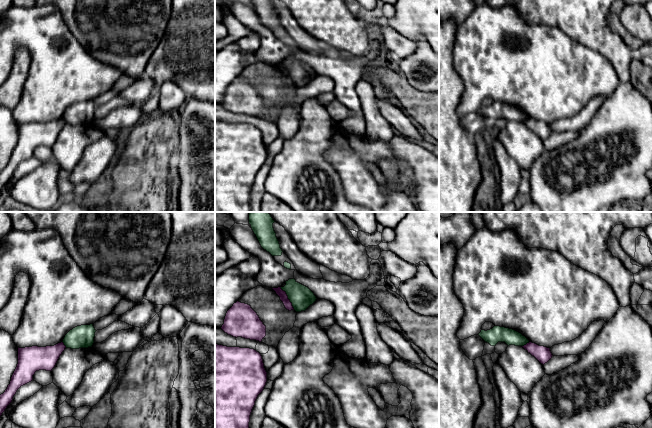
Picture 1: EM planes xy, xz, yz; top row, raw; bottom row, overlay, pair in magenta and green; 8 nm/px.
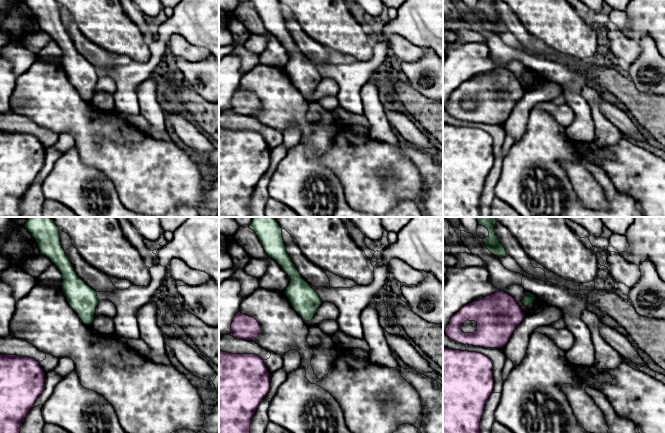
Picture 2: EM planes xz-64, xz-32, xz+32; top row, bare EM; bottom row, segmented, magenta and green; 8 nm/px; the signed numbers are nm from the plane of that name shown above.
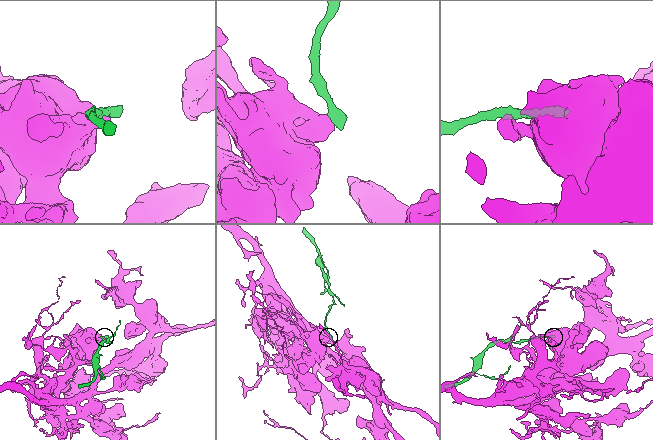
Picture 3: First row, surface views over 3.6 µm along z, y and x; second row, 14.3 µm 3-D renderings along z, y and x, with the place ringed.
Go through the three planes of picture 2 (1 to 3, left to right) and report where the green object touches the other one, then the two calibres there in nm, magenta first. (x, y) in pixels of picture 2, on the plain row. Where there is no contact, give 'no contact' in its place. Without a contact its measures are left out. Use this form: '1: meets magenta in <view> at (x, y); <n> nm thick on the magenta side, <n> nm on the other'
1: no contact
2: no contact
3: no contact

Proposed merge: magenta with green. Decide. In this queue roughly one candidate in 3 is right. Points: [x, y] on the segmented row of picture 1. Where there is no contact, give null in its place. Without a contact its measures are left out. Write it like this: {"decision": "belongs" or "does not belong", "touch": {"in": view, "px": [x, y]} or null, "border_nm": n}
{"decision": "does not belong", "touch": {"in": "xz", "px": [287, 298]}, "border_nm": 220}

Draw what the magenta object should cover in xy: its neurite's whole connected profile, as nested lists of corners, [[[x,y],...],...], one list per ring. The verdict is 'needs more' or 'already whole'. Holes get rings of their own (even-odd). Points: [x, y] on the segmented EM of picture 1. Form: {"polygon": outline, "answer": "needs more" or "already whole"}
{"polygon": [[[63,342],[46,347],[18,347],[17,367],[7,389],[0,395],[0,416],[12,402],[17,390],[33,380],[36,371],[52,371],[65,348]]], "answer": "already whole"}

